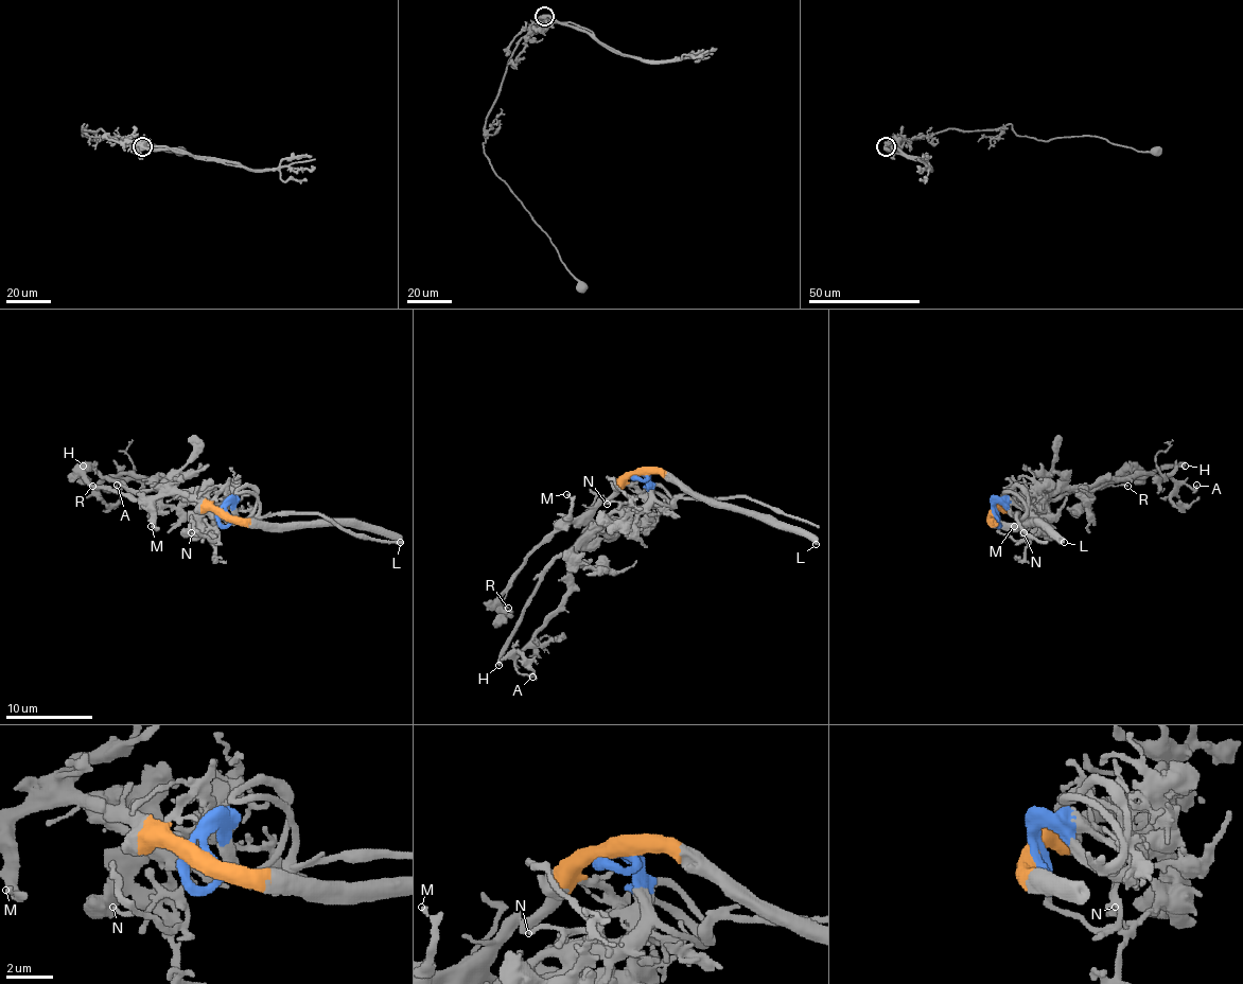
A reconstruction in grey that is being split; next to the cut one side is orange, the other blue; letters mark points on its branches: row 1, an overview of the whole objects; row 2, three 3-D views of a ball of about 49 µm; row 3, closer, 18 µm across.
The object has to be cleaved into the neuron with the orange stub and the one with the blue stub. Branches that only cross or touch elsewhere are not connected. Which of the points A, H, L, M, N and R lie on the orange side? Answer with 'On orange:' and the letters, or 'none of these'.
On orange: L, M, R

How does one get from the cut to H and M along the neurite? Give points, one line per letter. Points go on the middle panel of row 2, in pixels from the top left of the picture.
H: (641, 475), (643, 473), (648, 477), (648, 490), (630, 505), (611, 510), (576, 544), (548, 566), (499, 666)
M: (641, 475), (630, 475), (607, 498), (570, 519), (572, 503), (567, 494)

